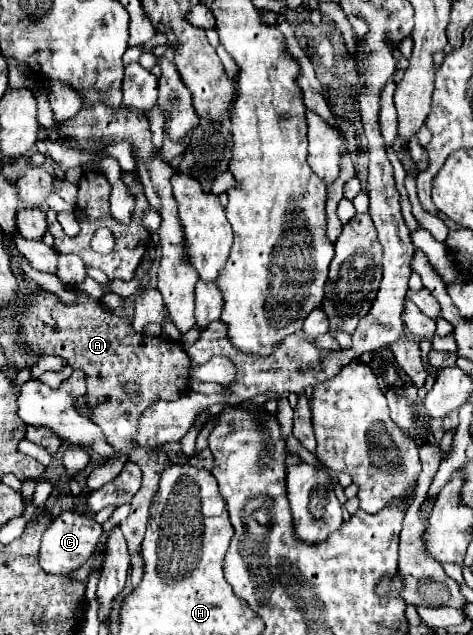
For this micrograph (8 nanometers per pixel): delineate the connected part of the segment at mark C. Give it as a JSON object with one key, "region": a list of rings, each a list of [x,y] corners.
{"region":[[[74,510],[68,512],[60,512],[48,526],[48,530],[42,536],[42,548],[40,548],[40,566],[44,572],[48,574],[56,574],[56,576],[66,576],[72,570],[80,568],[80,564],[84,564],[90,554],[96,548],[96,542],[102,534],[102,526],[90,518],[90,516],[80,516]]]}

